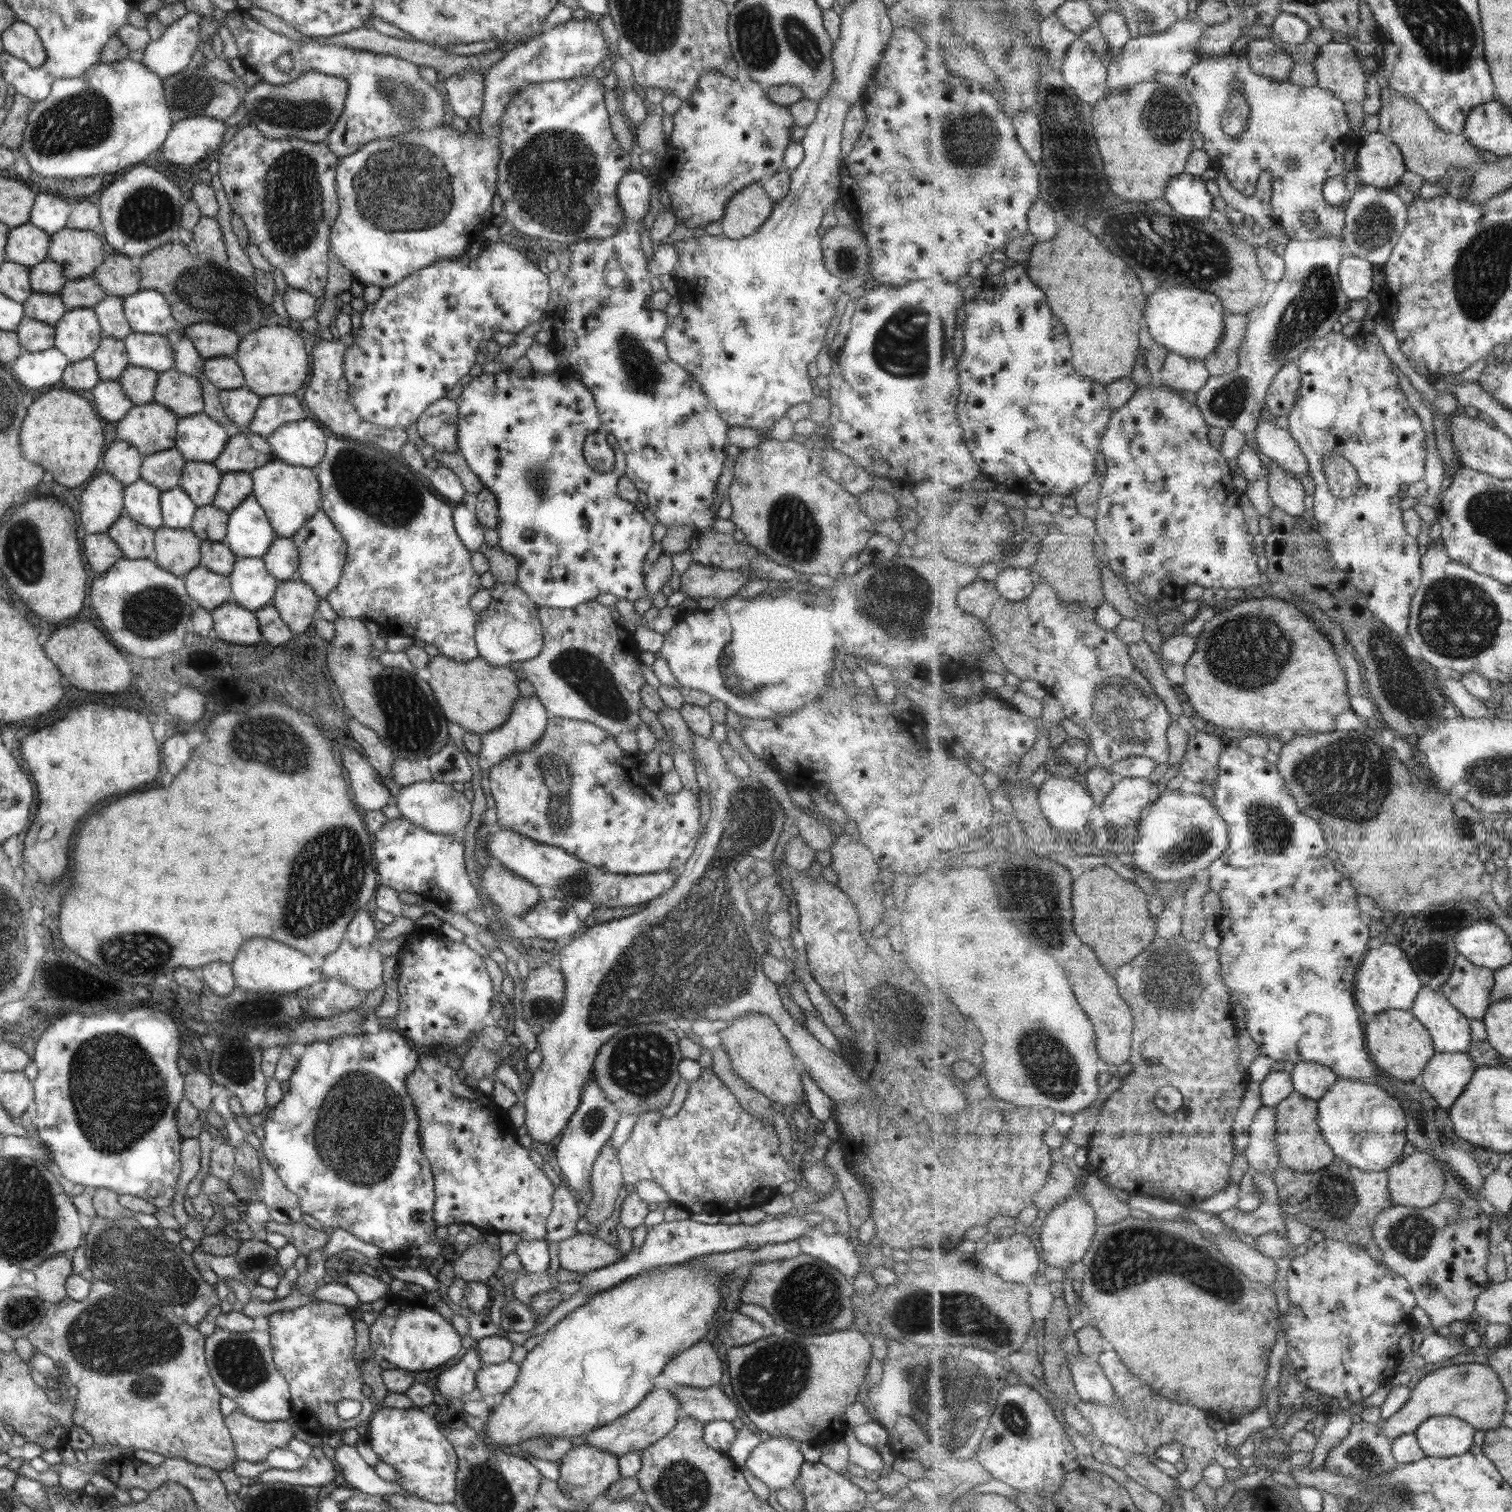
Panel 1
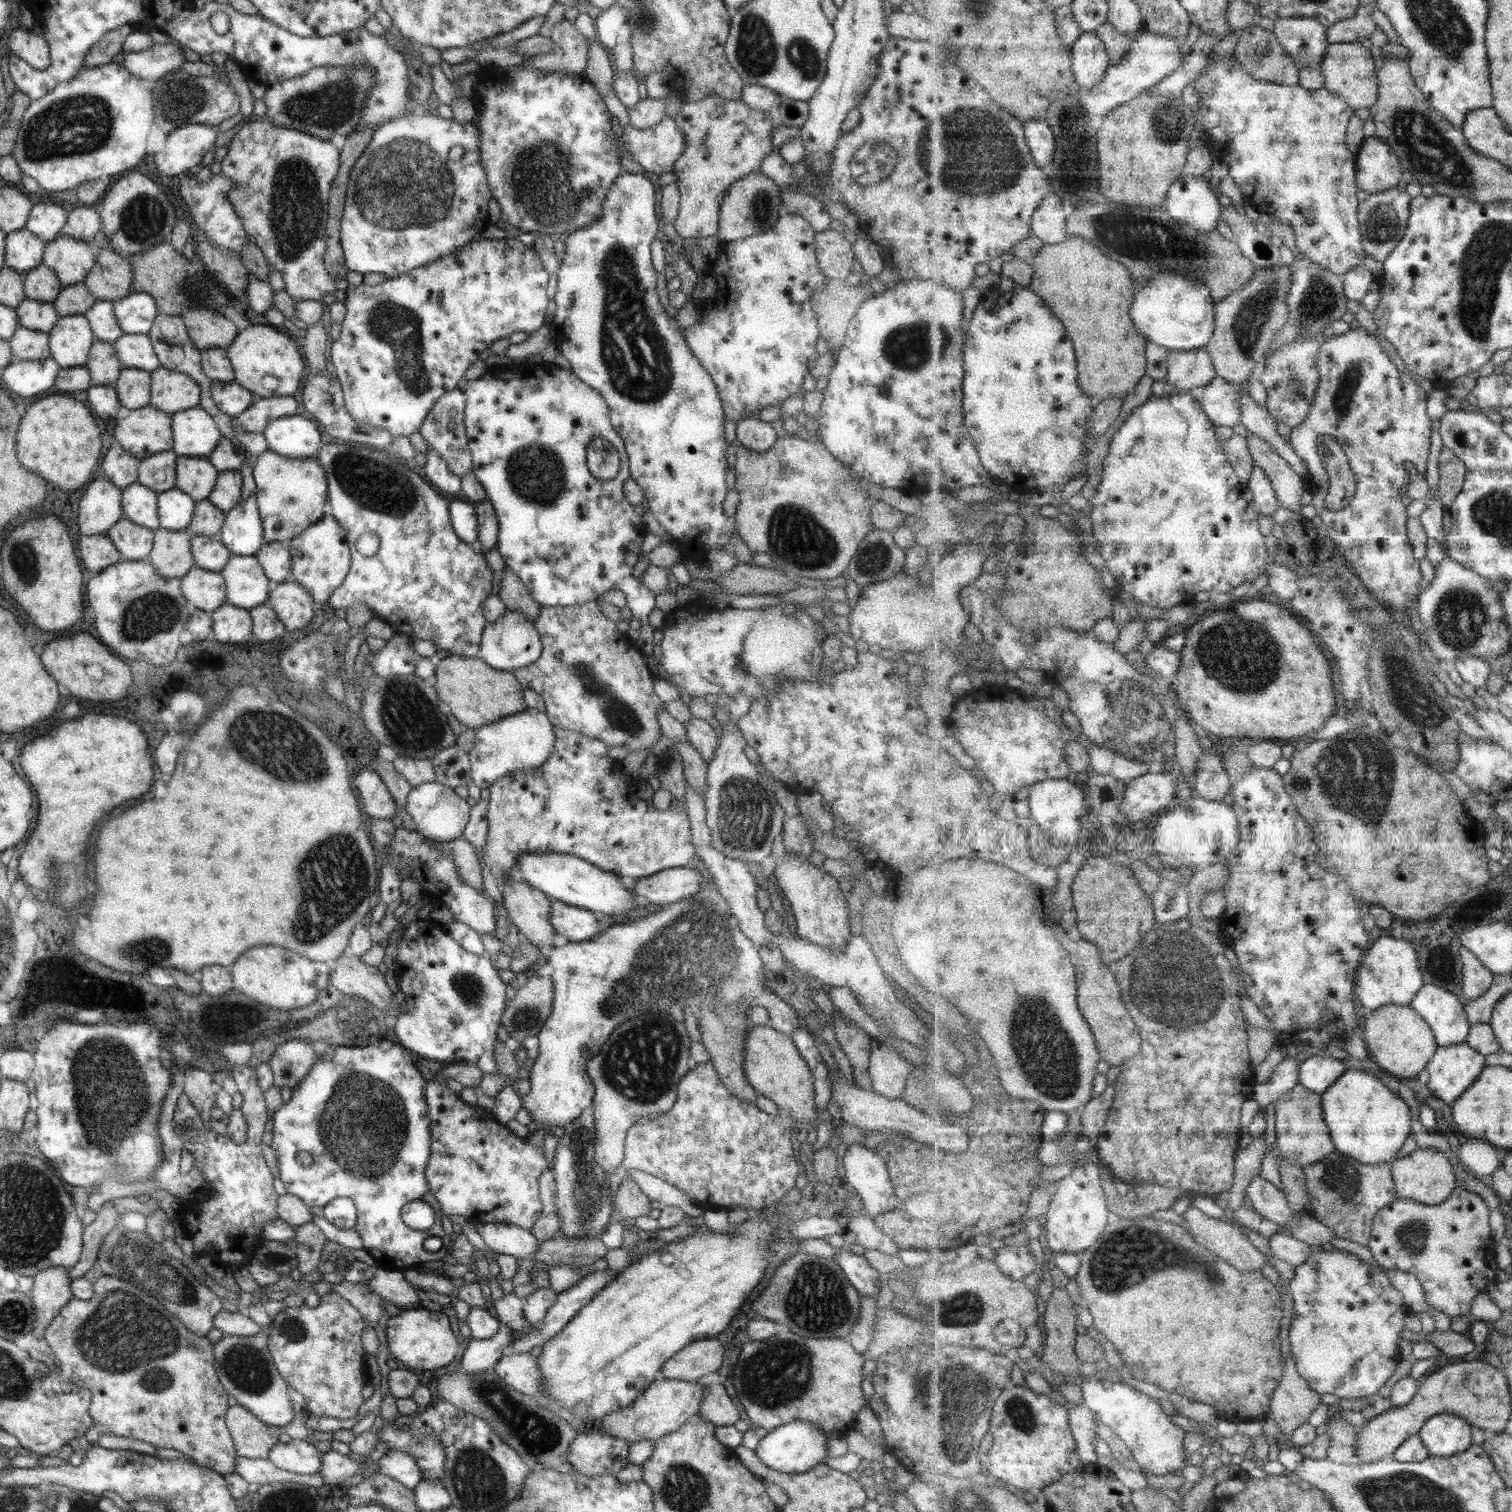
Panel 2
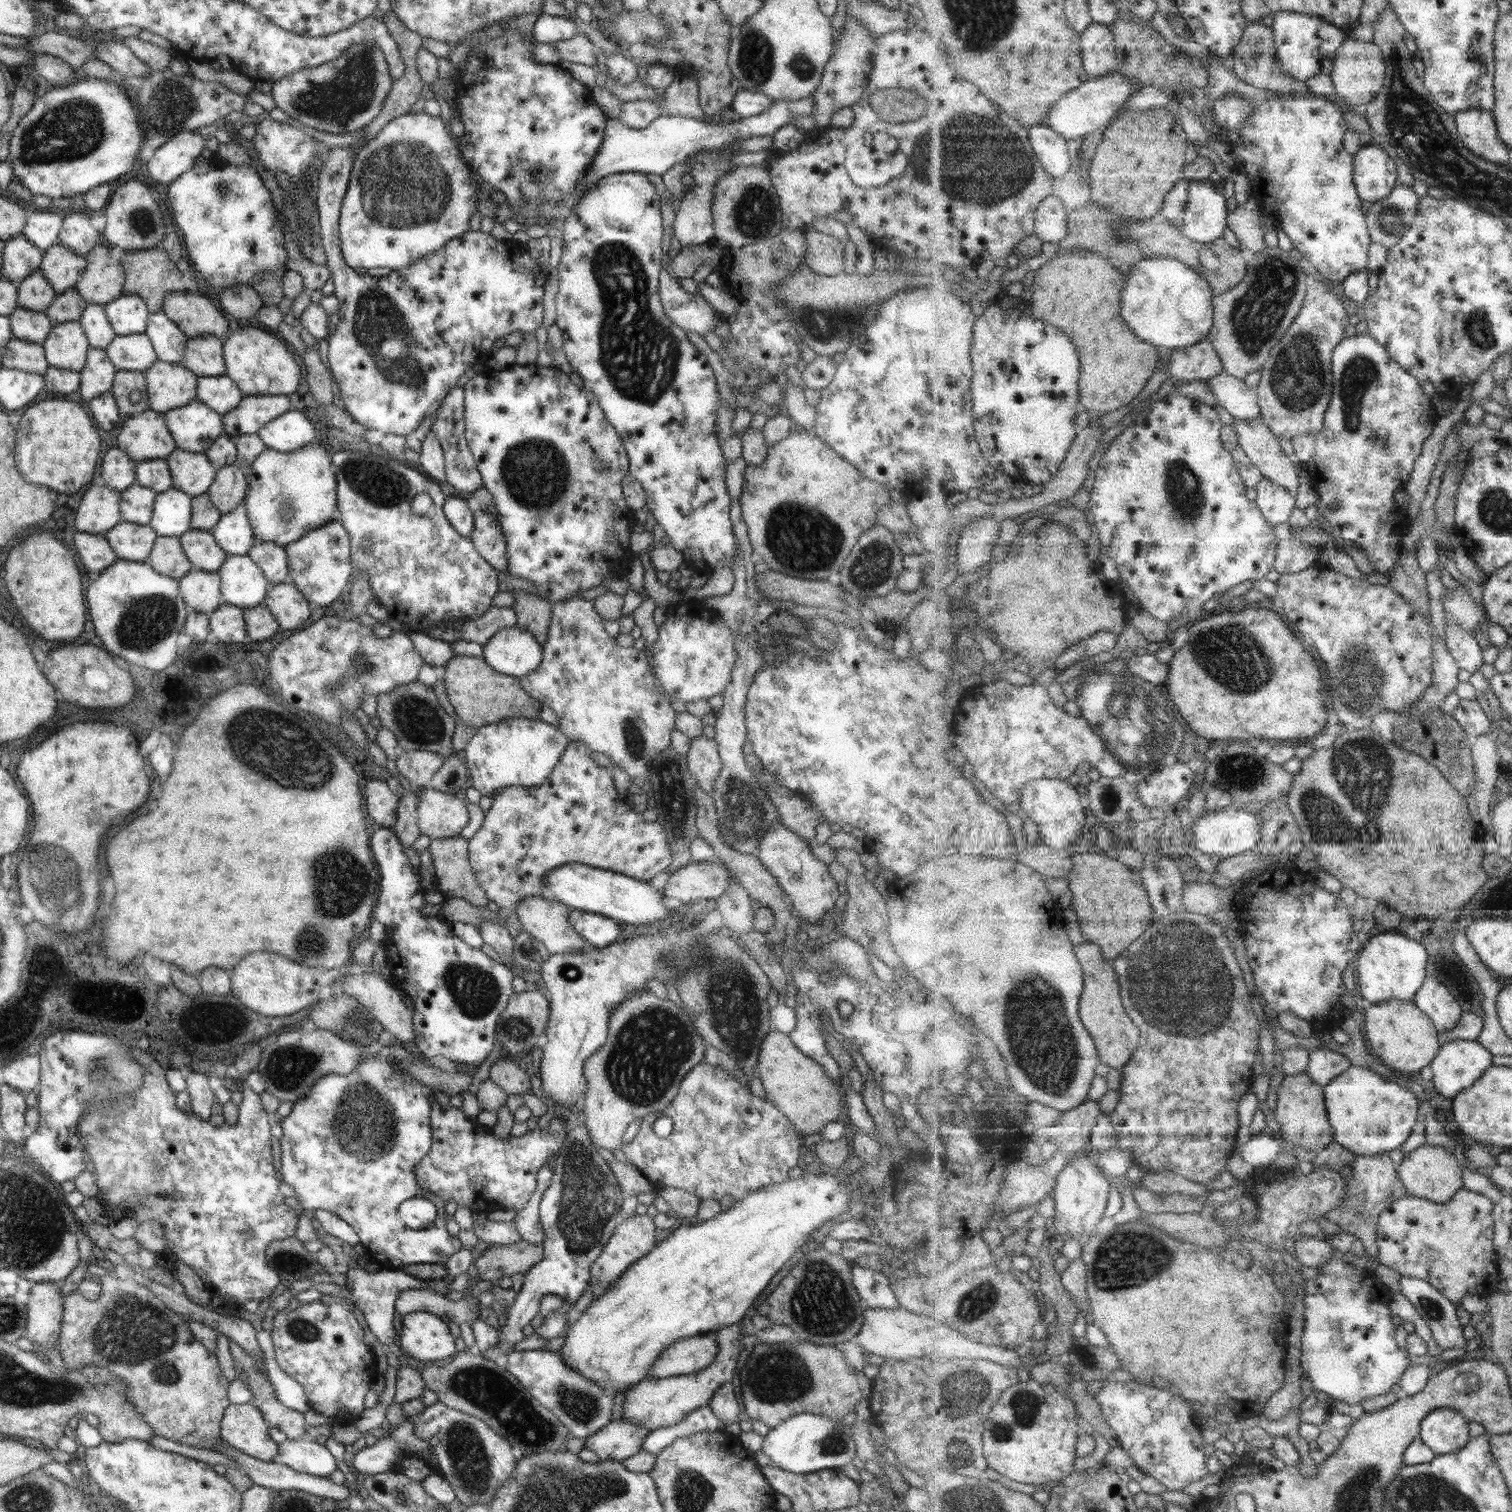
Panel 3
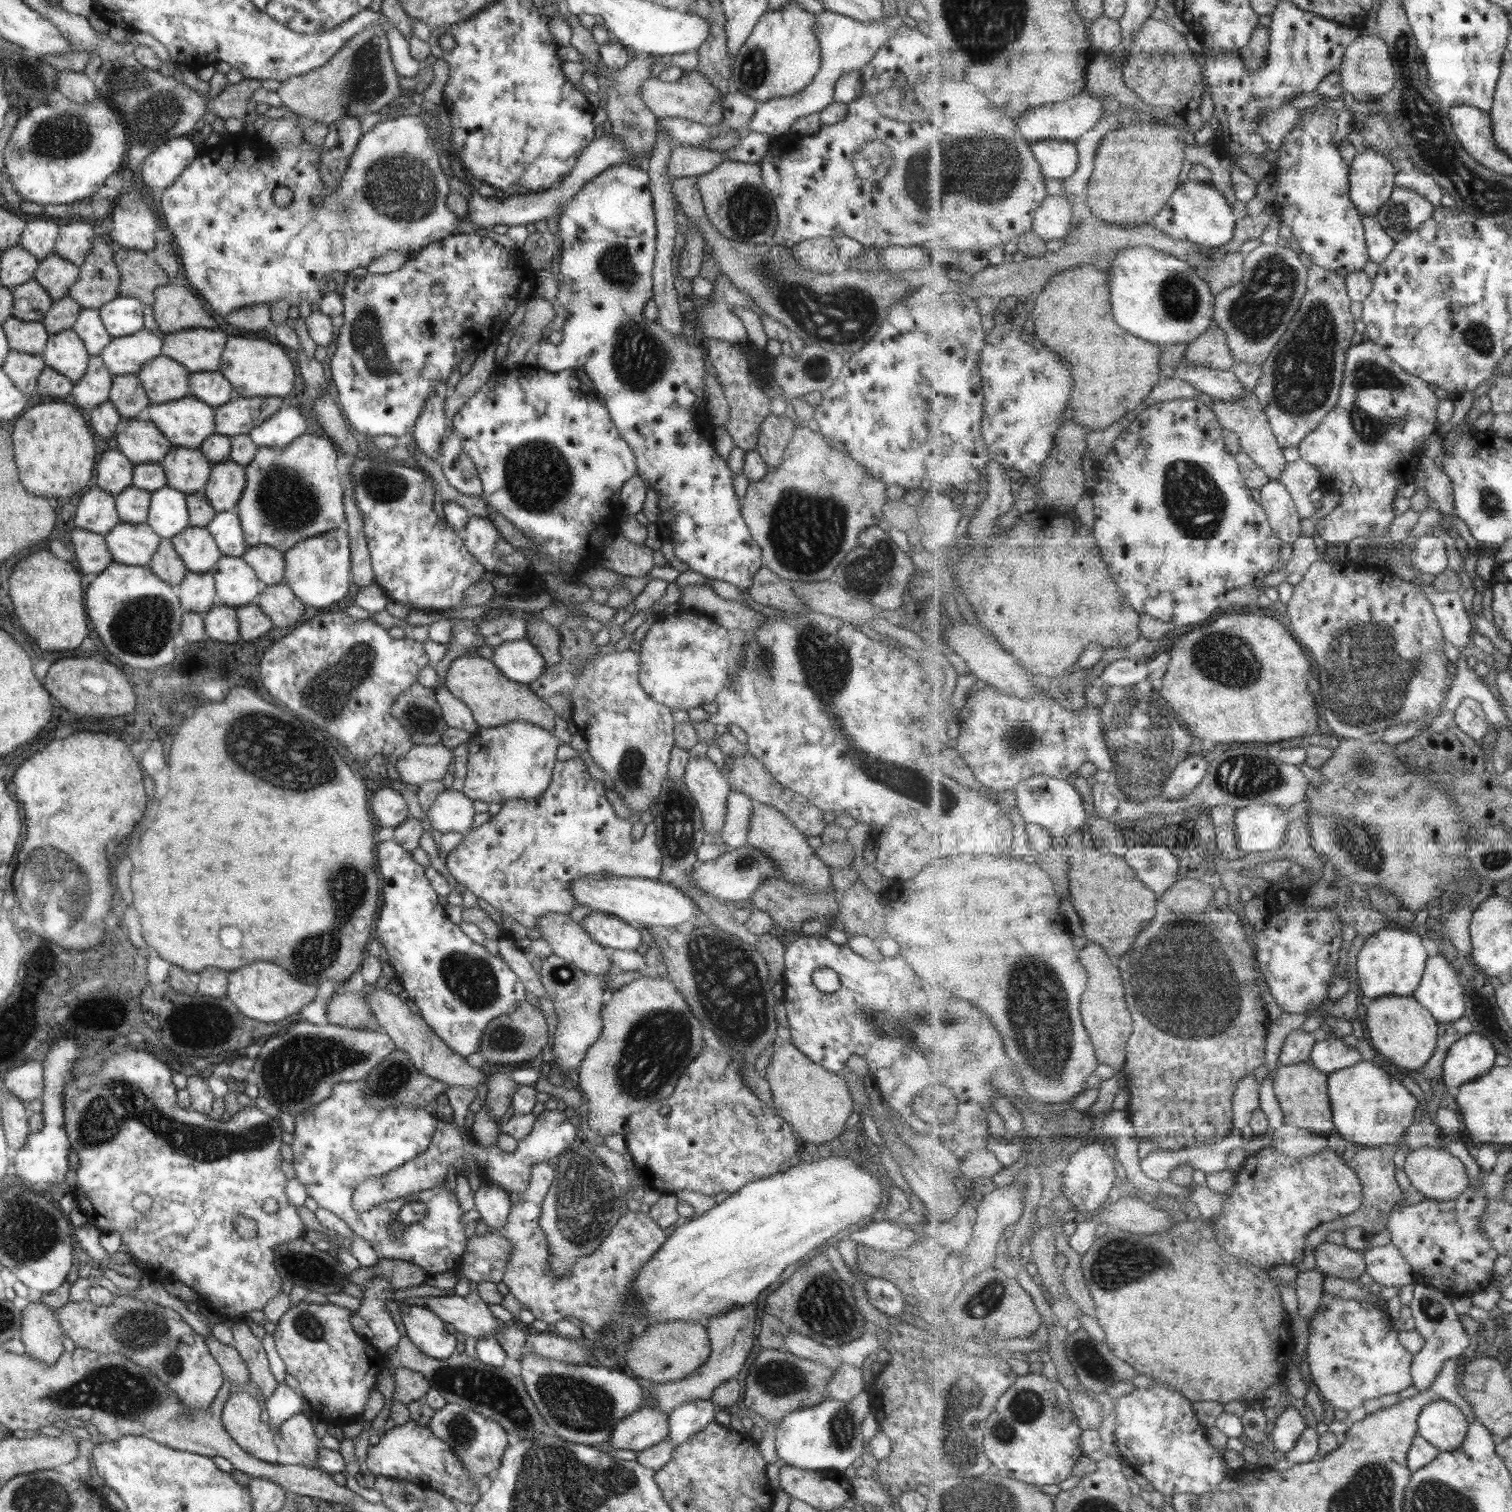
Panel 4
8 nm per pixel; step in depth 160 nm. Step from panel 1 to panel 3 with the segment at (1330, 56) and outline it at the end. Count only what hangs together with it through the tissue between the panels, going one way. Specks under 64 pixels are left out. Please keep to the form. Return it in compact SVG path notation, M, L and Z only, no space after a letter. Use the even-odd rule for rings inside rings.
M1348 38L1337 52L1336 62L1330 75L1335 84L1336 98L1342 97L1346 104L1355 107L1371 103L1384 89L1387 78L1386 66L1383 51L1377 43Z

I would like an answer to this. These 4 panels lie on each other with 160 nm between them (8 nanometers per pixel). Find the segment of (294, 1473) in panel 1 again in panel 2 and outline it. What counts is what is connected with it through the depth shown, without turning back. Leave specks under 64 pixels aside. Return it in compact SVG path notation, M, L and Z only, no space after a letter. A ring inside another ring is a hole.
M330 1449L320 1454L318 1472L323 1478L325 1489L337 1489L348 1476L353 1476L358 1470L366 1473L368 1468L364 1461L361 1464L357 1464L355 1461L348 1459L347 1456Z

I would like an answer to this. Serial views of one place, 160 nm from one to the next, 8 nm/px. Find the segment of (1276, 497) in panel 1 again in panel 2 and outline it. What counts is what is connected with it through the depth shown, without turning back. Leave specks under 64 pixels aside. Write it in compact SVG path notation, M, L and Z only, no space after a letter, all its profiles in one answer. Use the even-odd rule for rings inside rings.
M1247 433L1248 447L1253 460L1272 480L1281 508L1300 511L1304 504L1301 502L1305 492L1303 477L1273 448L1270 442L1258 434Z

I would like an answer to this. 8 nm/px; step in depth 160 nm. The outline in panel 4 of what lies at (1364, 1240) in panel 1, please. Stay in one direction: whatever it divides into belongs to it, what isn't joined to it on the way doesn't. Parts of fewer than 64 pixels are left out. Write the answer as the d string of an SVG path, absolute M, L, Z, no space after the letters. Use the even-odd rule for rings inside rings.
M1336 1127L1327 1136L1328 1149L1337 1151L1342 1158L1345 1158L1345 1163L1349 1164L1353 1170L1359 1175L1361 1184L1364 1186L1363 1204L1353 1214L1347 1217L1341 1217L1339 1220L1335 1219L1328 1223L1320 1224L1311 1233L1307 1234L1305 1238L1305 1256L1301 1258L1299 1264L1295 1264L1298 1272L1310 1271L1316 1268L1316 1258L1314 1255L1315 1249L1321 1243L1325 1243L1325 1234L1333 1232L1334 1230L1345 1232L1349 1228L1361 1227L1366 1230L1368 1234L1378 1234L1386 1229L1389 1222L1390 1214L1393 1206L1400 1204L1403 1198L1403 1190L1395 1178L1395 1162L1393 1156L1399 1147L1398 1144L1389 1144L1379 1147L1367 1147L1363 1144L1357 1144L1345 1140Z

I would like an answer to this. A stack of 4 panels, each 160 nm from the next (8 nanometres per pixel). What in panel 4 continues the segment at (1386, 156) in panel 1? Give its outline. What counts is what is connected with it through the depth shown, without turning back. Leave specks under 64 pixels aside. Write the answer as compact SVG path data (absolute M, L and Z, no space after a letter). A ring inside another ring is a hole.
M1365 150L1350 164L1349 196L1363 214L1377 216L1396 190L1397 168L1385 155Z

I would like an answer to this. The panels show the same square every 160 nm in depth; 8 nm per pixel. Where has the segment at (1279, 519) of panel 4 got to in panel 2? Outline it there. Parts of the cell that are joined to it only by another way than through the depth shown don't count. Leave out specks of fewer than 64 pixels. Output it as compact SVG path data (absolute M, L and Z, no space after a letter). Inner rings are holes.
M1254 463L1251 478L1246 485L1252 491L1253 503L1262 515L1272 516L1277 509L1281 508L1272 480L1257 463Z

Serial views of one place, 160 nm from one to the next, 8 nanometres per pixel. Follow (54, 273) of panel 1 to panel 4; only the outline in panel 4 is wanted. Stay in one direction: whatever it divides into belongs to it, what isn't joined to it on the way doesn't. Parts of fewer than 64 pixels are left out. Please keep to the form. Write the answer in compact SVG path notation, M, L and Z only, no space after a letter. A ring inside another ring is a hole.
M34 278L12 288L11 294L11 317L27 322L41 322L53 301Z

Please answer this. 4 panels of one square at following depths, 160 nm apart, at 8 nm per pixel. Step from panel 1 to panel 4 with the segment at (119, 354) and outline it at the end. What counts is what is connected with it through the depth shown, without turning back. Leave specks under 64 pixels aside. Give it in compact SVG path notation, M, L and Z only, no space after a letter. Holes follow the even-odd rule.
M88 356L83 376L71 387L70 395L81 408L93 408L108 400L112 375L100 356Z

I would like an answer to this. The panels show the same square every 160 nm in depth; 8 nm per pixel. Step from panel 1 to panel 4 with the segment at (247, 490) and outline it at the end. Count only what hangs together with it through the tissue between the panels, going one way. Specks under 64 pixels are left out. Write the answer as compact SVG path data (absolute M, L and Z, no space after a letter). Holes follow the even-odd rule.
M229 460L212 464L201 493L216 513L235 509L246 483L244 467Z

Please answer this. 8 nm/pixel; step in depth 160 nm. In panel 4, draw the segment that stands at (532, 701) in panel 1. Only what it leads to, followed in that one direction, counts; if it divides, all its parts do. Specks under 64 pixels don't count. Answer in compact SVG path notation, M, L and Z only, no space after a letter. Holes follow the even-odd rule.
M510 722L479 728L466 743L466 773L461 792L469 800L501 803L505 799L535 798L549 784L556 763L555 752L561 742L553 732L526 722Z

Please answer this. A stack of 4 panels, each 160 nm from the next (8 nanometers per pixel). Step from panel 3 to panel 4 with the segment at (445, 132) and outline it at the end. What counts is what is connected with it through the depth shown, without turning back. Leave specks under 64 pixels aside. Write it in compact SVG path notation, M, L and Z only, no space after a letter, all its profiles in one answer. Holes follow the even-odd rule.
M399 116L386 122L377 122L371 130L361 134L353 154L349 157L347 168L343 173L342 179L339 181L339 185L337 185L337 189L331 192L325 191L323 185L321 185L318 173L319 152L313 150L313 147L308 142L303 140L301 144L295 147L281 144L281 149L275 148L275 150L271 150L273 157L267 160L268 156L261 156L261 150L257 148L257 145L261 144L255 140L255 137L245 140L245 131L243 130L236 135L231 135L231 141L237 146L237 154L235 154L235 162L233 162L233 180L231 180L231 154L229 154L231 144L227 144L227 146L220 145L223 144L223 139L221 139L215 149L208 148L197 154L193 162L190 162L189 166L186 166L179 173L173 184L159 192L161 214L163 214L167 230L171 231L173 246L177 246L179 249L179 258L181 258L183 267L181 271L183 270L185 273L188 287L196 294L201 294L201 298L222 318L234 308L254 304L266 304L269 306L270 302L277 299L288 302L289 306L297 306L301 300L306 300L310 304L313 301L319 300L325 294L325 281L323 280L325 274L335 274L336 272L349 274L353 268L366 268L369 262L373 262L373 260L377 260L383 254L393 252L393 250L413 255L429 243L456 233L459 218L455 217L455 214L450 209L447 209L447 204L445 204L447 193L450 191L449 184L447 184L448 178L443 174L443 170L439 165L439 158L437 157L435 142L433 141L434 137L429 136L430 130L419 116ZM213 151L216 151L219 155L219 158L217 158L217 168L215 168L215 160L211 158ZM280 186L291 191L291 202L285 207L279 207L271 200L273 190Z

